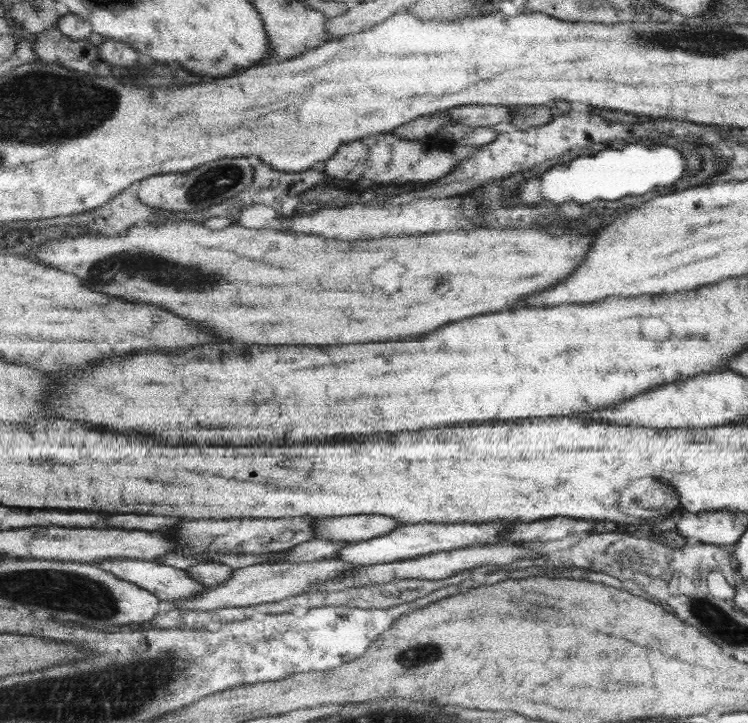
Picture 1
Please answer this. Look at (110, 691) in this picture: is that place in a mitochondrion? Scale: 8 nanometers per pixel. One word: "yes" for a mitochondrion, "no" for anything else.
yes

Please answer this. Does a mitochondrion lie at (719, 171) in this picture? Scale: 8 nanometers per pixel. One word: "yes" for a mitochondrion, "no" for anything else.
no

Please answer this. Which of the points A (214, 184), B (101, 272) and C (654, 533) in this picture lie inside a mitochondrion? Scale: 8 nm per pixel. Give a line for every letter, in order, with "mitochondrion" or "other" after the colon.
A: mitochondrion
B: mitochondrion
C: other

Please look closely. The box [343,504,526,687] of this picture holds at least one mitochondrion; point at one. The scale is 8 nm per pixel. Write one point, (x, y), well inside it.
(417, 655)

